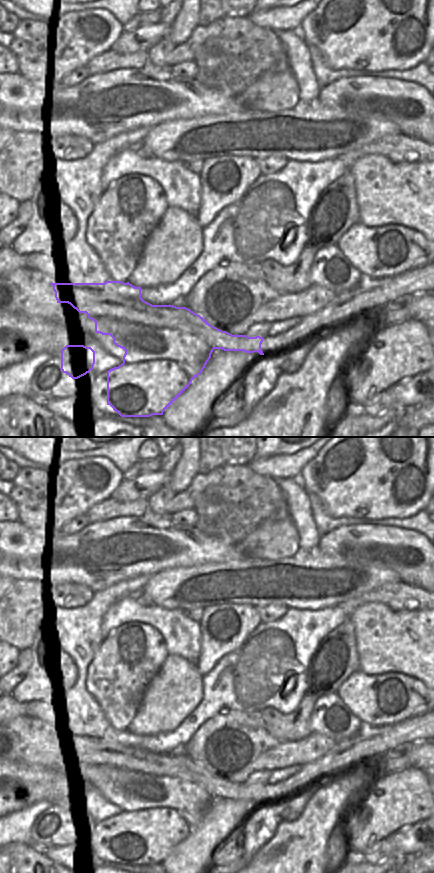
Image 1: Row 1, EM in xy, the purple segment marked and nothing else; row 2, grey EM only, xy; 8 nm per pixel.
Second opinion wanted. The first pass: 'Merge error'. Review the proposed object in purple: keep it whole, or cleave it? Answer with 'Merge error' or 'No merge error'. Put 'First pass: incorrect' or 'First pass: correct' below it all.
Merge error
First pass: correct

